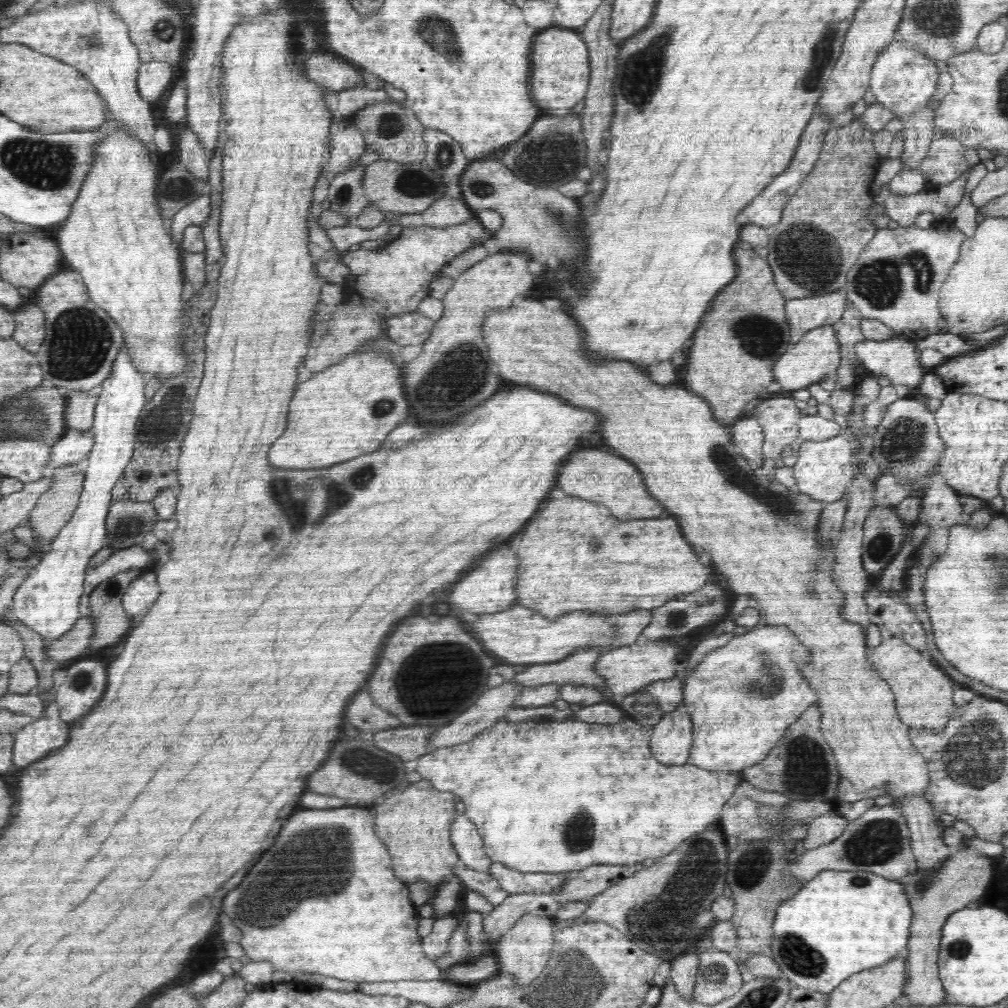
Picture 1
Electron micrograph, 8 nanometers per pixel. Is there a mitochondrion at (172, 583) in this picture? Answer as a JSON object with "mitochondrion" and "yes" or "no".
{"mitochondrion":"no"}

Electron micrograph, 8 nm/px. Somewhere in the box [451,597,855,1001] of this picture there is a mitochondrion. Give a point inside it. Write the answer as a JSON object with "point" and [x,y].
{"point":[664,921]}

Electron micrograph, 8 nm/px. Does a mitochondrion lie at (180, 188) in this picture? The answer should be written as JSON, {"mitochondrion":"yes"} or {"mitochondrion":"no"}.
{"mitochondrion":"yes"}

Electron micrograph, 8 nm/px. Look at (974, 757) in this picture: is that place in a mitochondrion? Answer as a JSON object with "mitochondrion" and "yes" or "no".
{"mitochondrion":"yes"}

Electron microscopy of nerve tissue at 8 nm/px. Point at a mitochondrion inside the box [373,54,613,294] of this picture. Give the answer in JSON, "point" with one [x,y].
{"point":[552,156]}

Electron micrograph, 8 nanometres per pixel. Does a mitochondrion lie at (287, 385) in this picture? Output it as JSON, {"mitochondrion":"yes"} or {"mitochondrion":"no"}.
{"mitochondrion":"no"}

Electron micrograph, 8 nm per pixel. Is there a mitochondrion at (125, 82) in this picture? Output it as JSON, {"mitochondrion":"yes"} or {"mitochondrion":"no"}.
{"mitochondrion":"no"}

